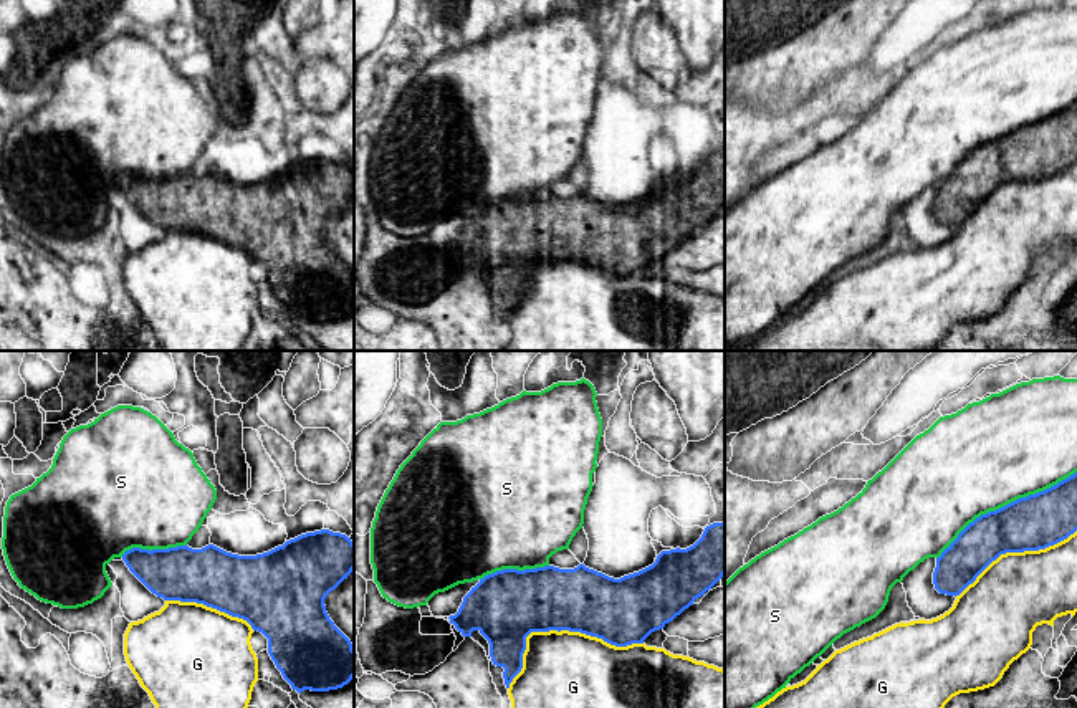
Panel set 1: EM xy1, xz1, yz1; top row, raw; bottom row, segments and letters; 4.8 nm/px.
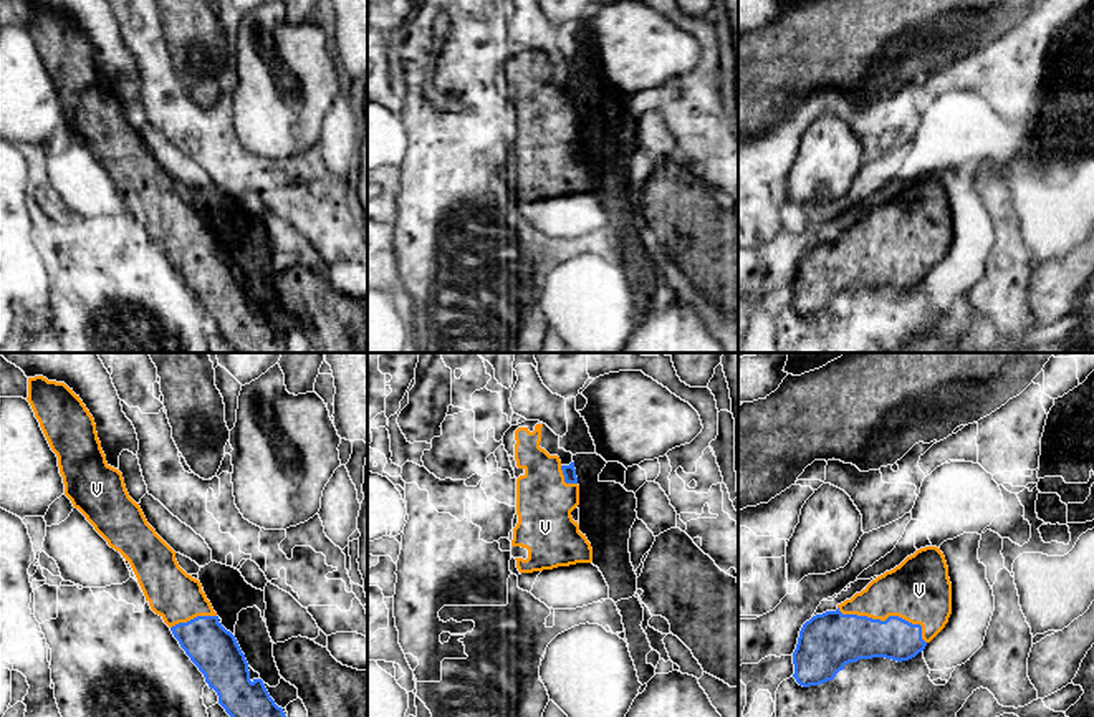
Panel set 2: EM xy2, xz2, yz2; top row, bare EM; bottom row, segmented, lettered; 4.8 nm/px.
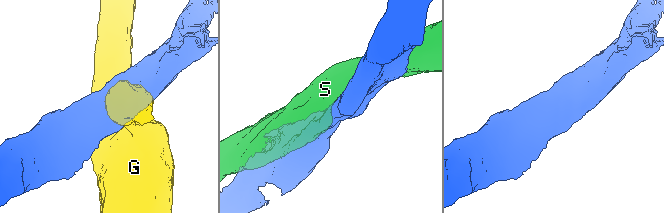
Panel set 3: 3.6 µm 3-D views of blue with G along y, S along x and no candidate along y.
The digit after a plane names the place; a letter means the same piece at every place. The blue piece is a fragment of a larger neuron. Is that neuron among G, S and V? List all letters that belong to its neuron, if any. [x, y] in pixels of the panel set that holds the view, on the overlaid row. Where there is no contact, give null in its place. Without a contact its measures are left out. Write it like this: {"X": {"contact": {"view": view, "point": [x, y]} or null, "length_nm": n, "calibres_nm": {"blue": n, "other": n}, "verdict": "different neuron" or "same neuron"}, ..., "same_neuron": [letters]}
{"G": {"contact": {"view": "xz1", "point": [558, 631]}, "length_nm": 700, "calibres_nm": {"blue": 320, "other": 380}, "verdict": "different neuron"}, "S": {"contact": {"view": "yz1", "point": [1006, 505]}, "length_nm": 800, "calibres_nm": {"blue": 260, "other": 500}, "verdict": "different neuron"}, "V": {"contact": {"view": "yz2", "point": [887, 618]}, "length_nm": 460, "calibres_nm": {"blue": 240, "other": 320}, "verdict": "same neuron"}, "same_neuron": ["V"]}

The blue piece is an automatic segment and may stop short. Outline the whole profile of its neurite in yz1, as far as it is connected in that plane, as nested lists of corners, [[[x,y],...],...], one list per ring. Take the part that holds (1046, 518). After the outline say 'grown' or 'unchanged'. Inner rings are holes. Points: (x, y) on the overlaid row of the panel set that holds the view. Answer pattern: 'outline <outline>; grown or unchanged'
outline [[[1077,471],[969,523],[936,557],[935,589],[956,597],[1001,554],[1046,549],[1075,531]]]; unchanged

